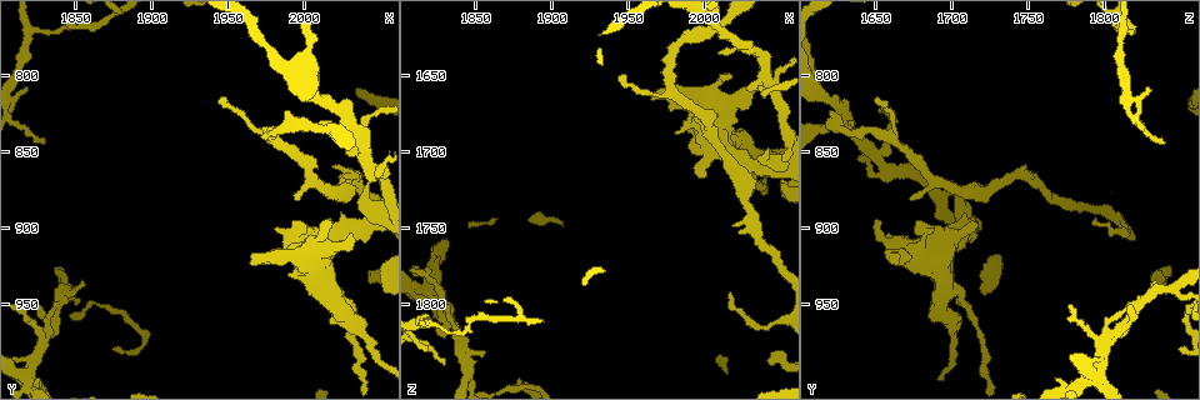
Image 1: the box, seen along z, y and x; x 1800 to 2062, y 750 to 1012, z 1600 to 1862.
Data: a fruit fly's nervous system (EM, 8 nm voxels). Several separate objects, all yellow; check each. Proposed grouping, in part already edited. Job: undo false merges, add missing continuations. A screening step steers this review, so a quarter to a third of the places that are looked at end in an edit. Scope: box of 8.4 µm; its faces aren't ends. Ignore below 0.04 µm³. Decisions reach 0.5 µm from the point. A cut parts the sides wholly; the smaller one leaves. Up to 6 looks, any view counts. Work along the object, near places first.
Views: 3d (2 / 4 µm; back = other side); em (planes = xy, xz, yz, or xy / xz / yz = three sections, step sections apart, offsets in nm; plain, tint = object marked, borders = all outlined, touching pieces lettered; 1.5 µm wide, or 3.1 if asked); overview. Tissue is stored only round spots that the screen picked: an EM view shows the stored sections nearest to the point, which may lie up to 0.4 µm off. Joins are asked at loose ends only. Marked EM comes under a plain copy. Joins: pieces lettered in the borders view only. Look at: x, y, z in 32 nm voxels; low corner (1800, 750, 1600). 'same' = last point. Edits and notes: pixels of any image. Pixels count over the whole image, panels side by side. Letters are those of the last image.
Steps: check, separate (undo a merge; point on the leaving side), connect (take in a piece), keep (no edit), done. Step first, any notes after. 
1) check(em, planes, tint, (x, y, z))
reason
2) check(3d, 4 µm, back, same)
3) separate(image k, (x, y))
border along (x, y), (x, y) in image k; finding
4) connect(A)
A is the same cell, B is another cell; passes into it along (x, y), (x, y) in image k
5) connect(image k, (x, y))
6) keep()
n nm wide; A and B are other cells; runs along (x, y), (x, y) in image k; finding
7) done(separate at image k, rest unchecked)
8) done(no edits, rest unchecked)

check(em, xz, step 8, borders, (1828, 844, 1838))
tapers out

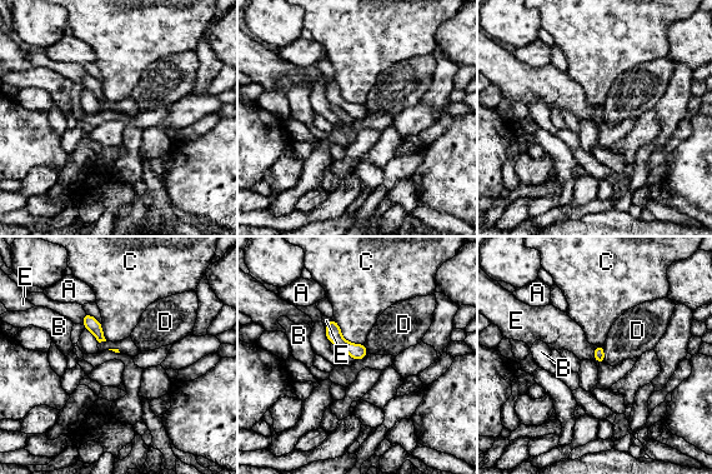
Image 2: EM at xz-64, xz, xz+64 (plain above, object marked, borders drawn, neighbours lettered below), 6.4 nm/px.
check(em, xy, step 8, borders, same)

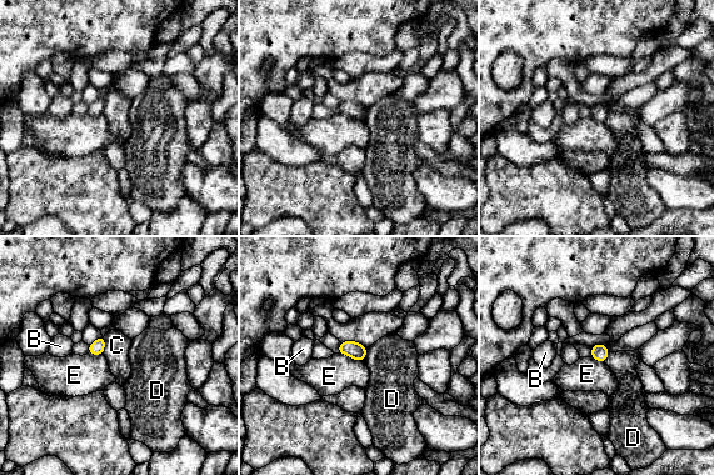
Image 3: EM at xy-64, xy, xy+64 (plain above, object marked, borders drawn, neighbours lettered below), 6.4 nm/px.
keep()
B, C, D and E are other cells; border along (338, 352), (363, 361) in image 3; no lettered piece goes on from it

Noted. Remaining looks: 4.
check(em, xz, step 4, borders, (1818, 768, 1814))
abrupt turn

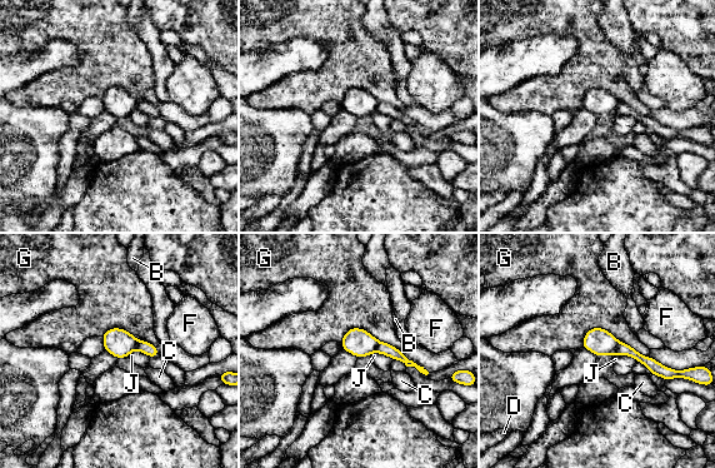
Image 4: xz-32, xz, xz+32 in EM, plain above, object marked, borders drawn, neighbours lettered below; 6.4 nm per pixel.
check(em, xy, step 4, borders, same)

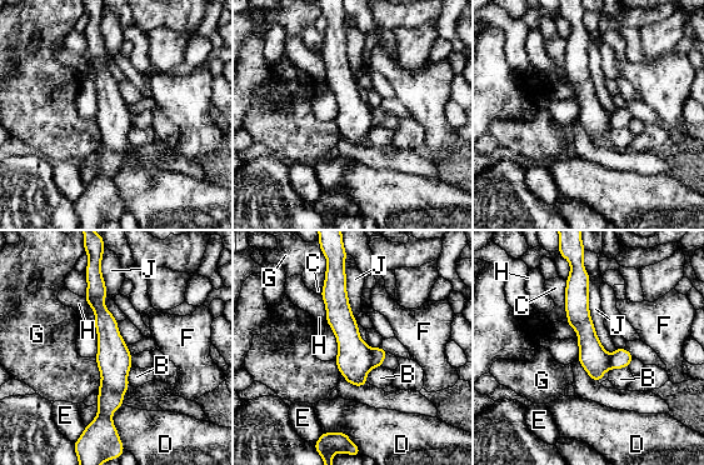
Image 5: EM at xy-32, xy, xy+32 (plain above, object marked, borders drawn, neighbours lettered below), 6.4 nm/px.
separate(image 5, (379, 354))
B, C, D, E, F, G, H and J are other cells; border along (370, 349), (373, 366) in image 5; two cells meet here

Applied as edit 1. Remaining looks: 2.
check(em, yz, step 8, borders, (1964, 918, 1664))
stops while still wide

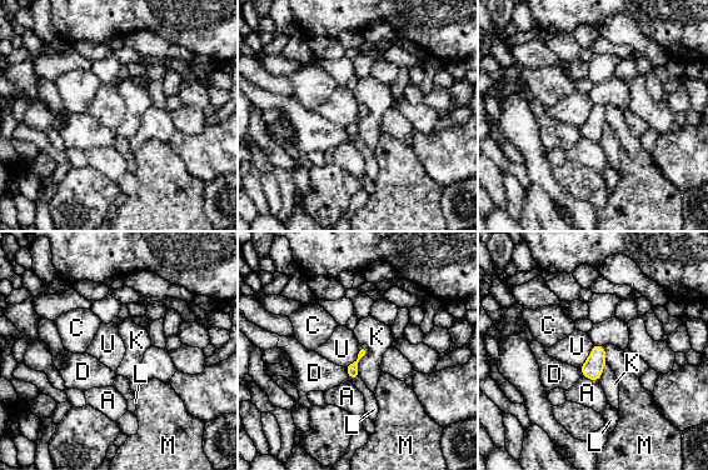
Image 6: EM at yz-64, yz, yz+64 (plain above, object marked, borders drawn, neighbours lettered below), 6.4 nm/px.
keep()
A, C, D, K, L, M and U are other cells; no lettered piece goes on from it

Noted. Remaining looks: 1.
done(separate at image 5, rest unchecked)

